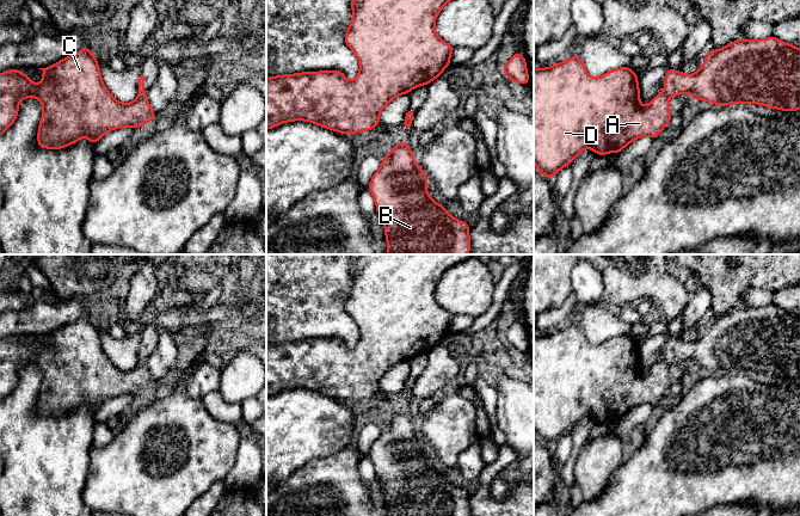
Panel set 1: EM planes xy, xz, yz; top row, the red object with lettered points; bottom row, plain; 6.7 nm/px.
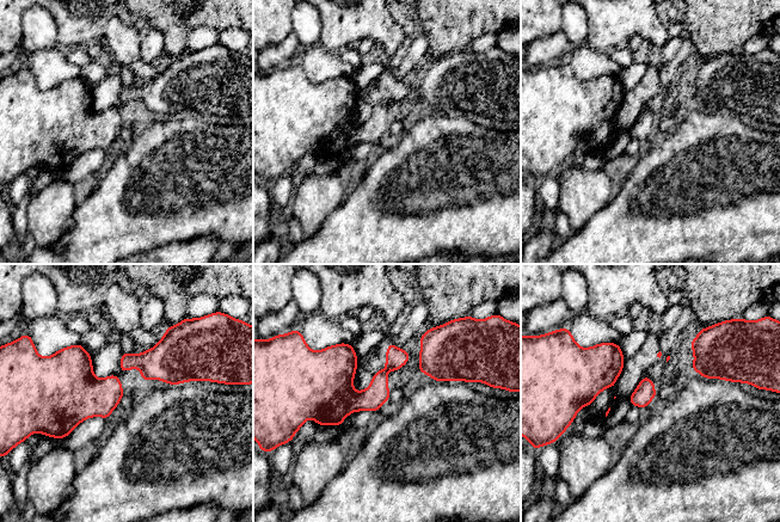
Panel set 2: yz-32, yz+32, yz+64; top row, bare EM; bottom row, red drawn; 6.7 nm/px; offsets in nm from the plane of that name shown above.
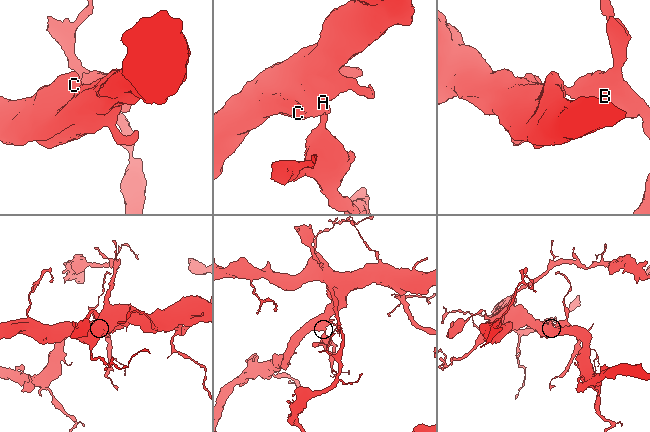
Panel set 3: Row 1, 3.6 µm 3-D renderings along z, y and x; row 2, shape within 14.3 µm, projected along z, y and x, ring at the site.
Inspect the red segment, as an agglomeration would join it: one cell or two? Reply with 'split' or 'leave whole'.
split

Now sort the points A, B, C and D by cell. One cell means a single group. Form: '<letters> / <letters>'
A C D / B

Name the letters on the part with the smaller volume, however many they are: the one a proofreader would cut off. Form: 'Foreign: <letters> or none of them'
Foreign: B

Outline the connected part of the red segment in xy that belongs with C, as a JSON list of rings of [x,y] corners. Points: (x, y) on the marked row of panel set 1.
[[[87,47],[50,67],[39,69],[43,70],[39,85],[33,84],[19,69],[0,74],[0,136],[14,123],[19,102],[29,97],[37,98],[43,105],[37,134],[39,148],[62,149],[85,136],[96,145],[111,130],[123,127],[137,129],[155,118],[146,93],[139,94],[129,104],[119,103],[112,97],[101,80],[97,59]]]

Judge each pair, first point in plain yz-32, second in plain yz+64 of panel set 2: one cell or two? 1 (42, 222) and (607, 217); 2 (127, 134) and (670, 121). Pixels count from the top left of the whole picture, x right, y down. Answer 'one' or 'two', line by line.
1: two
2: one

